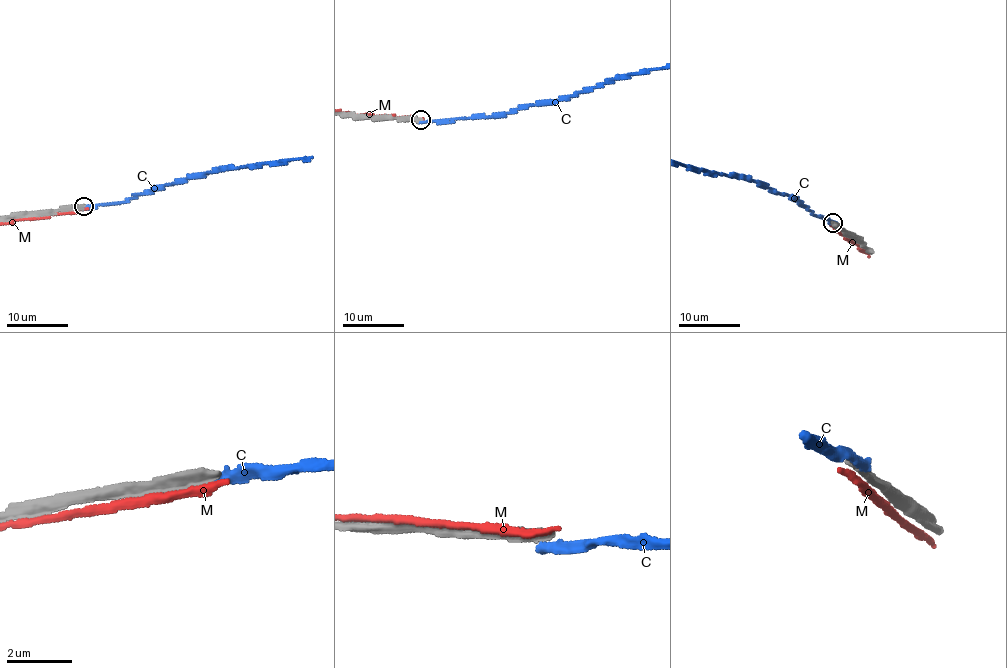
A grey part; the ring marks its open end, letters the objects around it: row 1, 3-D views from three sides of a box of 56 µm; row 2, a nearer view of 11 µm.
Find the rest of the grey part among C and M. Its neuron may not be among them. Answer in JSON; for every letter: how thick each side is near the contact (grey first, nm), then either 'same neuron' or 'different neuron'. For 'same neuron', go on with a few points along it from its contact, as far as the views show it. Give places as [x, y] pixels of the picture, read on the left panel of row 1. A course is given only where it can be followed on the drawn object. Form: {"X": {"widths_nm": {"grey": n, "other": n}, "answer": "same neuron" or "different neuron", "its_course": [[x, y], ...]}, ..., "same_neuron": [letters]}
{"C": {"widths_nm": {"grey": 320, "other": 320}, "answer": "different neuron"}, "M": {"widths_nm": {"grey": 320, "other": 240}, "answer": "different neuron"}, "same_neuron": []}

